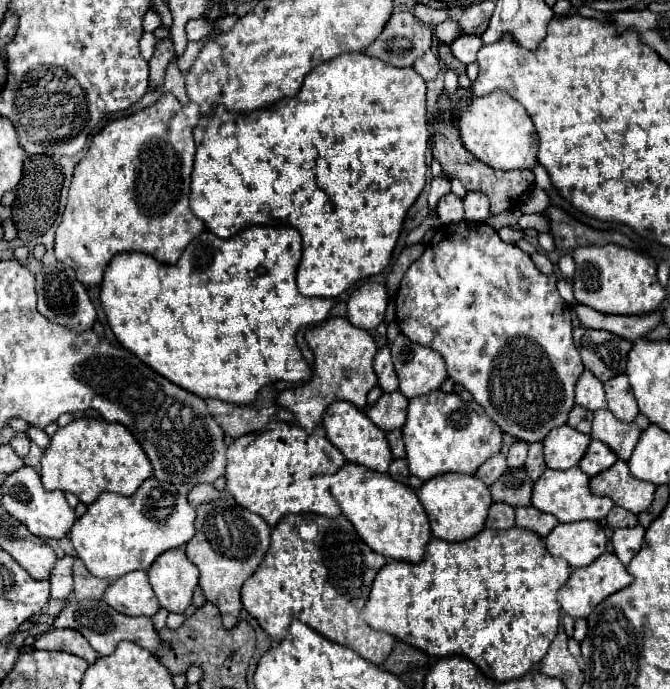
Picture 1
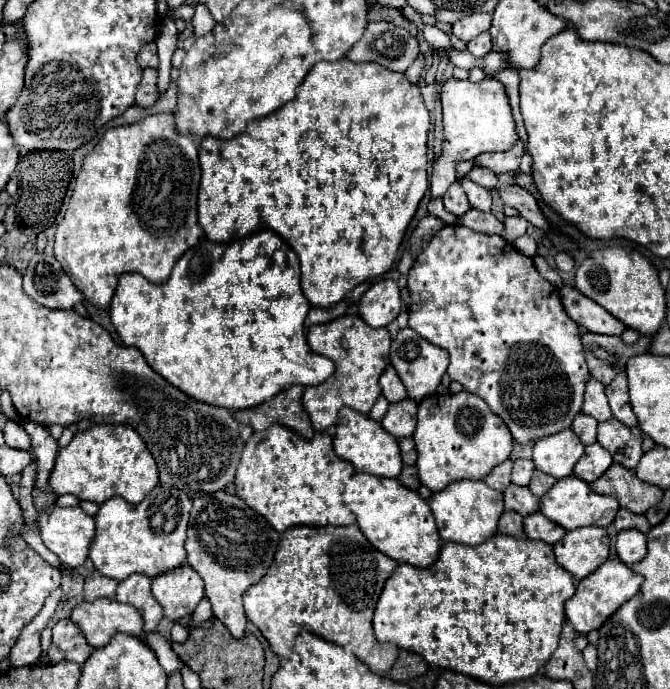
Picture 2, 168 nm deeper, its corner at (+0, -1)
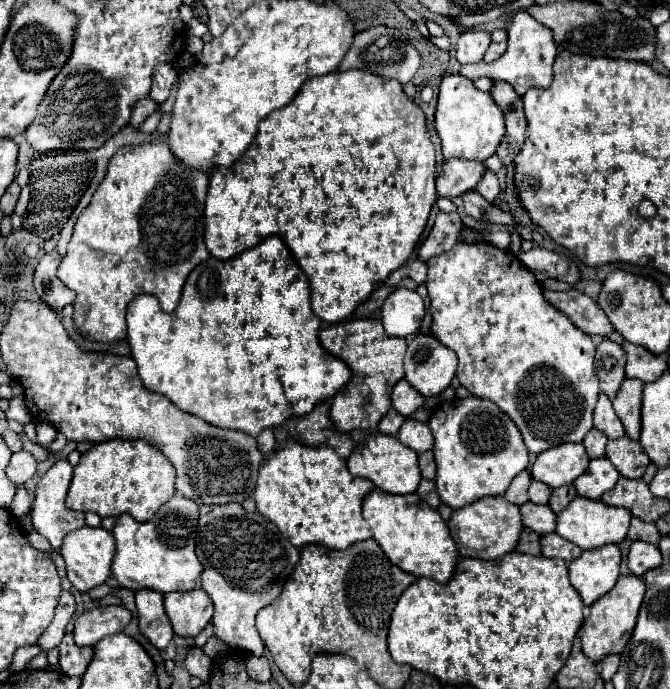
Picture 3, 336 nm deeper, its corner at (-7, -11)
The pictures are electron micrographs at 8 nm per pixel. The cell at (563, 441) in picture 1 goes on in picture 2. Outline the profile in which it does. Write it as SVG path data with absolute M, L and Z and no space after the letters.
M568 428L568 430L562 430L560 434L540 438L540 442L534 444L532 460L538 470L554 478L564 478L572 474L574 464L580 460L582 454L584 454L584 444Z

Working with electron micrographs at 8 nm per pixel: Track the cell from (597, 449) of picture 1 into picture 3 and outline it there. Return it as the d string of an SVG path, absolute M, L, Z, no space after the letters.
M595 458L589 462L589 468L583 476L579 476L573 484L577 488L577 494L591 500L601 500L601 496L615 486L619 480L617 468L607 458Z

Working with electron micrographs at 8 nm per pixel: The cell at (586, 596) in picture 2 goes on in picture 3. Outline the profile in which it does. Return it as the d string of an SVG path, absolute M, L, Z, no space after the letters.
M621 576L619 584L615 584L615 588L611 592L607 592L607 596L603 596L603 600L597 600L591 608L589 608L589 616L583 622L581 628L581 642L583 642L583 652L587 654L589 660L593 660L595 664L605 660L609 654L621 654L627 646L627 642L633 636L633 628L637 622L637 614L641 608L645 596L645 582L639 576Z

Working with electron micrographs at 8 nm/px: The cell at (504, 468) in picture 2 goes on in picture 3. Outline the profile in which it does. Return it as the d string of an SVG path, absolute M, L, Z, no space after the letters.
M525 470L525 472L521 472L519 476L515 476L515 480L511 482L511 486L509 486L509 490L503 494L503 498L509 500L509 502L513 502L513 504L517 504L517 506L523 506L525 502L529 502L529 494L527 494L529 484L531 484L531 476L529 476L529 472Z

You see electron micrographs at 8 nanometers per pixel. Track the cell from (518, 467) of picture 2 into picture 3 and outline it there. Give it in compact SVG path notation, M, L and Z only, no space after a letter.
M531 480L531 488L529 488L529 498L533 504L547 504L549 498L551 498L551 488L543 482L537 482L537 480Z

